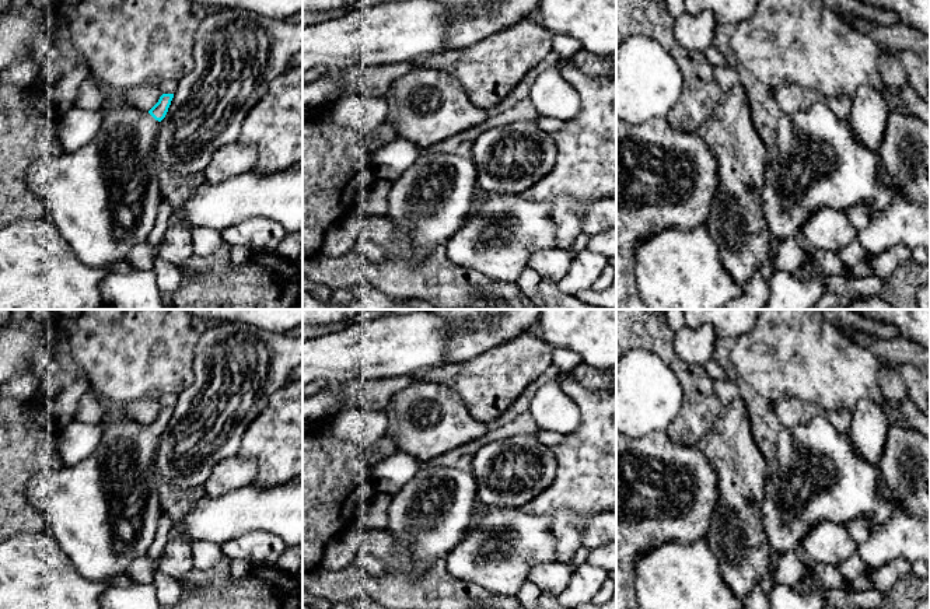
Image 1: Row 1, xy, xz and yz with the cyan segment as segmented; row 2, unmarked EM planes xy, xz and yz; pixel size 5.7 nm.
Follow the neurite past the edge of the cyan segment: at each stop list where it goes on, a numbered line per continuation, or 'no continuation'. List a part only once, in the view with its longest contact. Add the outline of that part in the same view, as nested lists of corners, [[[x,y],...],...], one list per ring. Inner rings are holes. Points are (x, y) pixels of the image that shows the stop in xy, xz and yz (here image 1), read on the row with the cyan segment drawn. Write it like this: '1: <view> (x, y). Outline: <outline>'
1: xy (104, 198). Outline: [[[116,108],[102,113],[101,129],[88,144],[29,165],[29,189],[45,202],[56,228],[84,265],[115,266],[136,244],[146,242],[154,228],[158,207],[165,202],[151,154],[160,123],[148,112]]]

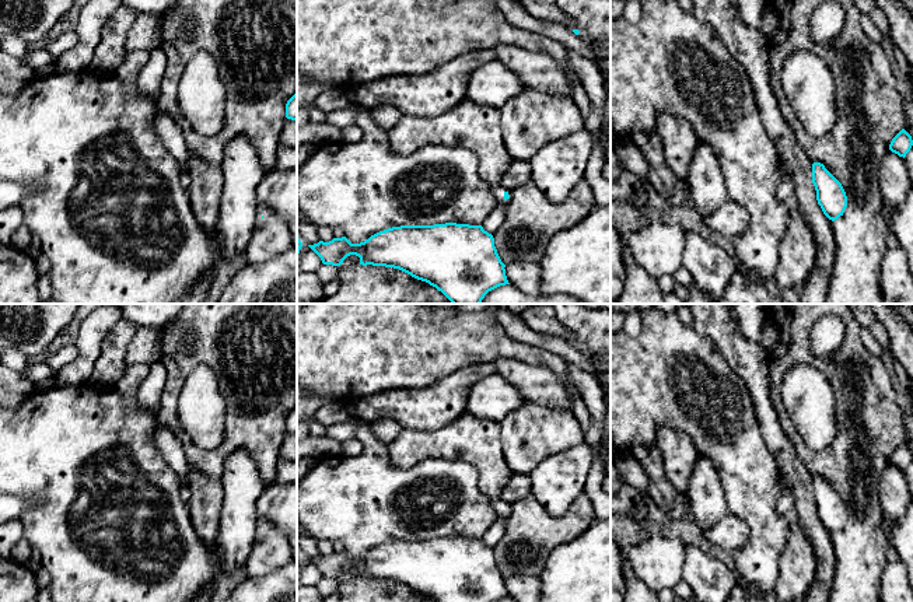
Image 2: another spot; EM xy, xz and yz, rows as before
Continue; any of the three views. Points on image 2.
1: xz (497, 191). Outline: [[[493,185],[492,192],[496,196],[497,202],[504,202],[504,189],[500,185]]]

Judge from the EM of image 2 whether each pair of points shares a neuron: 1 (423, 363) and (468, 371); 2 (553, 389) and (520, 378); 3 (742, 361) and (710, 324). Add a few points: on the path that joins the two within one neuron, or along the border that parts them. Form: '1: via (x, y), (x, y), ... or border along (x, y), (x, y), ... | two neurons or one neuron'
1: border along (490, 361), (464, 366), (429, 385) | two neurons
2: via (545, 388), (528, 378) | one neuron
3: via (738, 352), (720, 333) | one neuron

